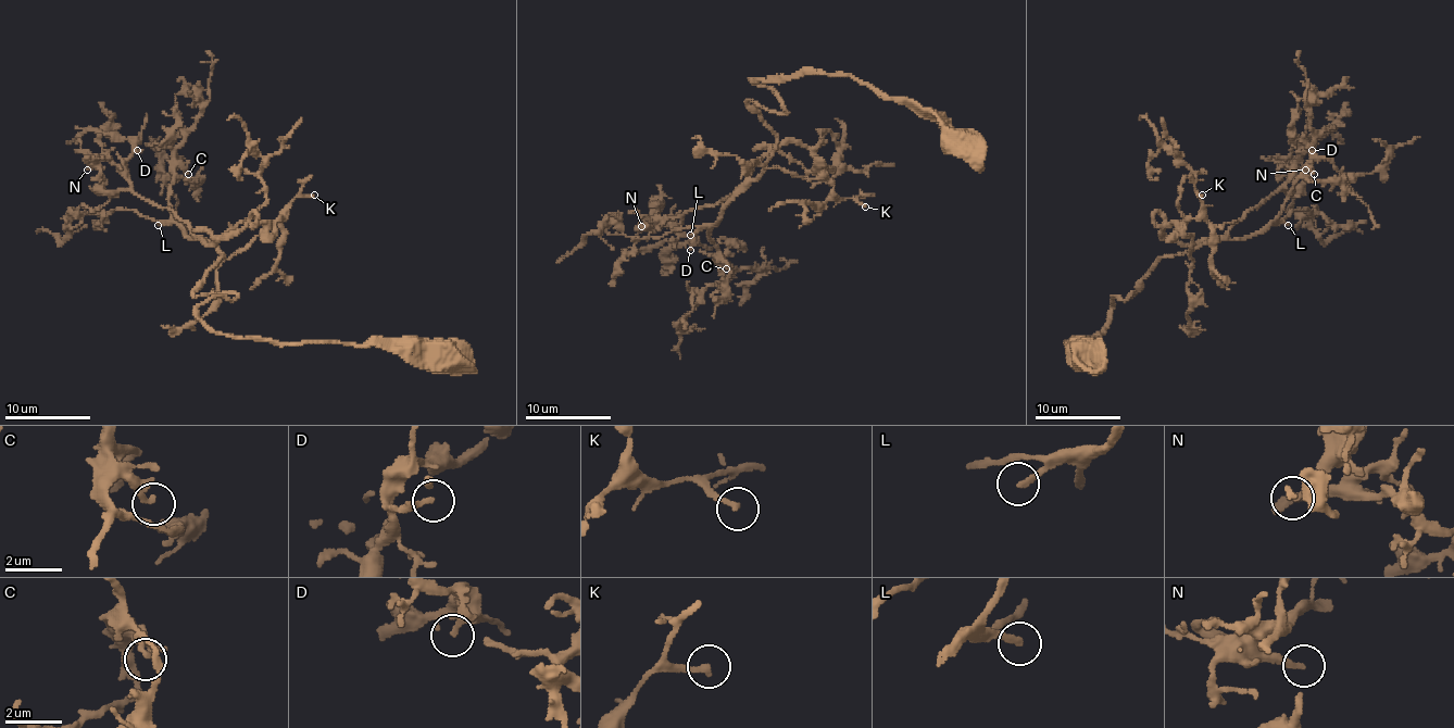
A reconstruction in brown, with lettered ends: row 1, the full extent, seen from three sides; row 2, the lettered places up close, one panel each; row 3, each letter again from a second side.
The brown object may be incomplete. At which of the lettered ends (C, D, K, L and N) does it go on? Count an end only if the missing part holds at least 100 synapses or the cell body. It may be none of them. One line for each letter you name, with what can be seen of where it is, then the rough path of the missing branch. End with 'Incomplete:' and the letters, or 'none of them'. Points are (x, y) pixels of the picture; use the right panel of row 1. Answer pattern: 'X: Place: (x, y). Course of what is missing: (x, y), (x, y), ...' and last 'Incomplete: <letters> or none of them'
L: Place: (1288, 225). Course of what is missing: (1288, 225), (1308, 225), (1327, 212), (1325, 190), (1353, 148), (1363, 143)
Incomplete: L

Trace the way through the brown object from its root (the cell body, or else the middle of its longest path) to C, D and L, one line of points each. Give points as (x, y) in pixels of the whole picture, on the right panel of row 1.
C: (1090, 355), (1066, 342), (1103, 334), (1114, 296), (1163, 256), (1244, 240), (1314, 174)
D: (1090, 355), (1085, 338), (1066, 342), (1103, 334), (1114, 296), (1136, 293), (1163, 256), (1219, 238), (1312, 150)
L: (1090, 355), (1085, 338), (1066, 342), (1103, 334), (1114, 296), (1136, 293), (1163, 256), (1288, 225)

